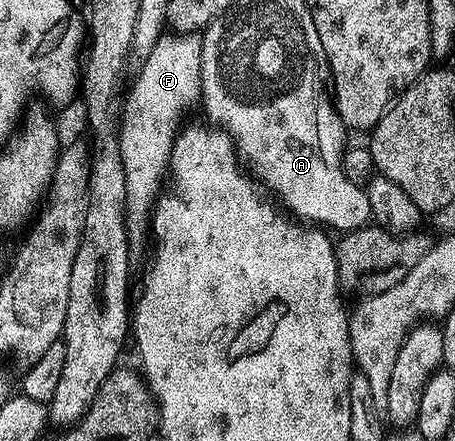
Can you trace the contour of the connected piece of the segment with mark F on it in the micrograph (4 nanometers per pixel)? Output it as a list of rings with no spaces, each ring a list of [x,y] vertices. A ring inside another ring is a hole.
[[[162,34],[155,48],[151,48],[151,56],[140,63],[138,70],[141,71],[121,110],[117,148],[122,160],[122,172],[125,173],[125,204],[128,213],[148,215],[154,209],[162,193],[163,183],[170,173],[177,136],[186,121],[185,113],[201,101],[201,34]]]

